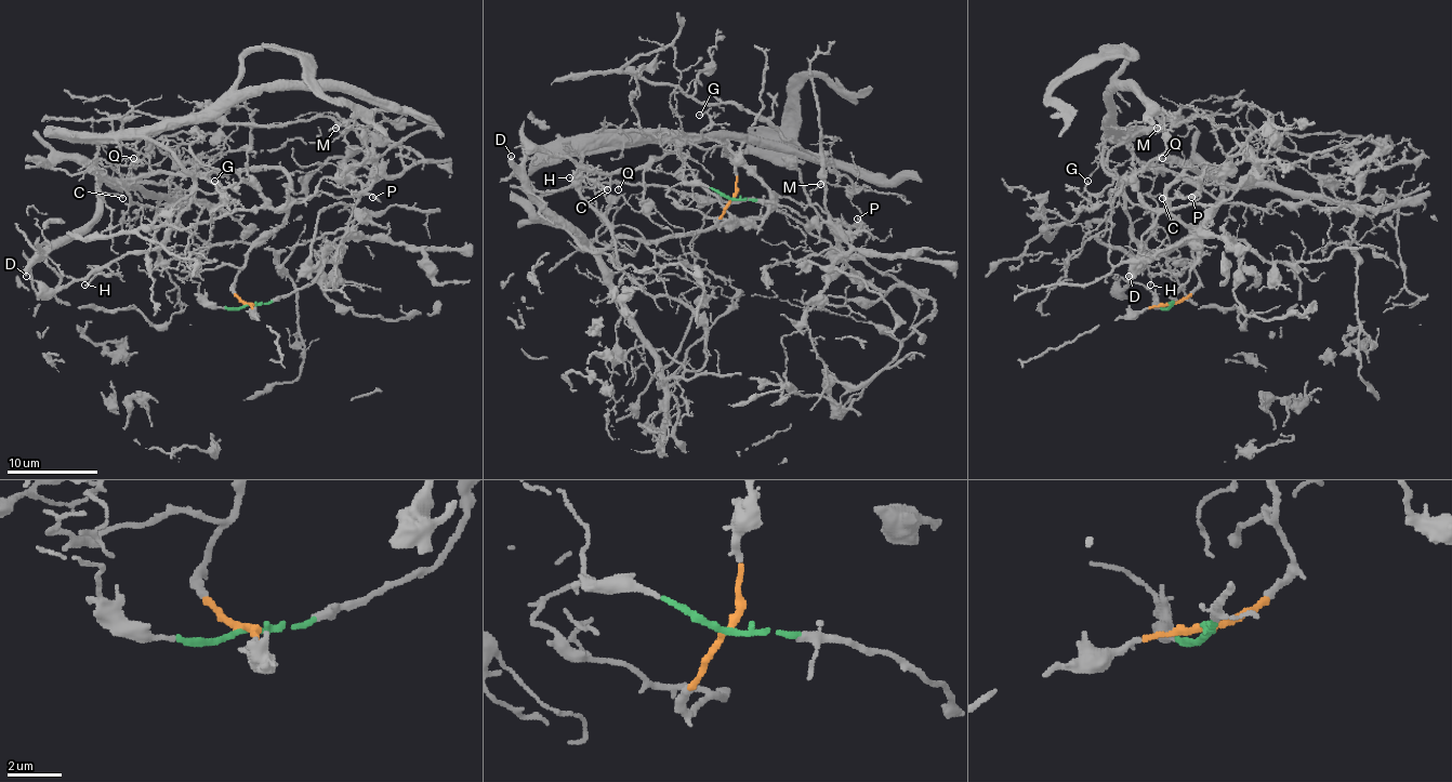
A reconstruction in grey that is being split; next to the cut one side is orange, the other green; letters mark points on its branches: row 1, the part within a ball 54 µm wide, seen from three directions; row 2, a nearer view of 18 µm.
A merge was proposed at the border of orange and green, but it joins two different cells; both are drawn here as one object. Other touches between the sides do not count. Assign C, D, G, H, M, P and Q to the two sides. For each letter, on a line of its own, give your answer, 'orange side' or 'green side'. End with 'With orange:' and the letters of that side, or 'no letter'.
C: orange side
D: orange side
G: orange side
H: orange side
M: orange side
P: orange side
Q: orange side
With orange: C, D, G, H, M, P, Q

